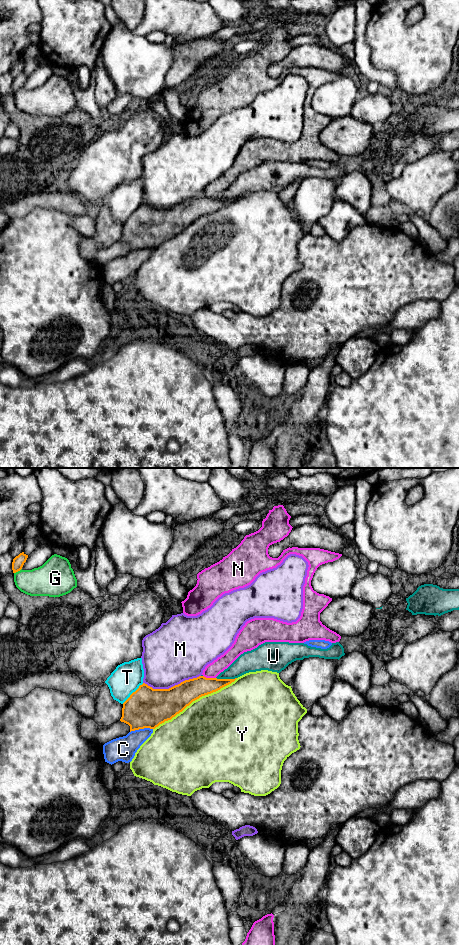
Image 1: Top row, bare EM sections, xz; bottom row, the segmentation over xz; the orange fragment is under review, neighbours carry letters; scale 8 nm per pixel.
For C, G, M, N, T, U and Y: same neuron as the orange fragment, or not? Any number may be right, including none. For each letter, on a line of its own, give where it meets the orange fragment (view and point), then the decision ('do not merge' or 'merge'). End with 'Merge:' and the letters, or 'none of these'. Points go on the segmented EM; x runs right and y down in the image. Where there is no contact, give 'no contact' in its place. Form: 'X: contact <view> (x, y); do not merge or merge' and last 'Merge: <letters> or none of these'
C: contact xz (141, 728); do not merge
G: contact xz (17, 571); do not merge
M: contact xz (171, 687); do not merge
N: contact xz (209, 678); do not merge
T: contact xz (132, 693); do not merge
U: contact xz (226, 679); merge
Y: contact xz (195, 699); do not merge
Merge: U

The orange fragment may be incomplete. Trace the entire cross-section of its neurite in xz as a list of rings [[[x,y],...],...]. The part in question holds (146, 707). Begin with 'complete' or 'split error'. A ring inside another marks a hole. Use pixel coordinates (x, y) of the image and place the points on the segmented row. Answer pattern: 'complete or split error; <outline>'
split error; [[[265,642],[241,654],[216,678],[201,675],[169,689],[153,689],[143,683],[123,703],[120,721],[130,726],[130,732],[144,728],[155,729],[182,712],[193,701],[220,690],[246,673],[261,670],[280,673],[296,660],[309,657],[339,660],[344,655],[344,648],[339,642],[332,643],[327,649],[304,643]]]

